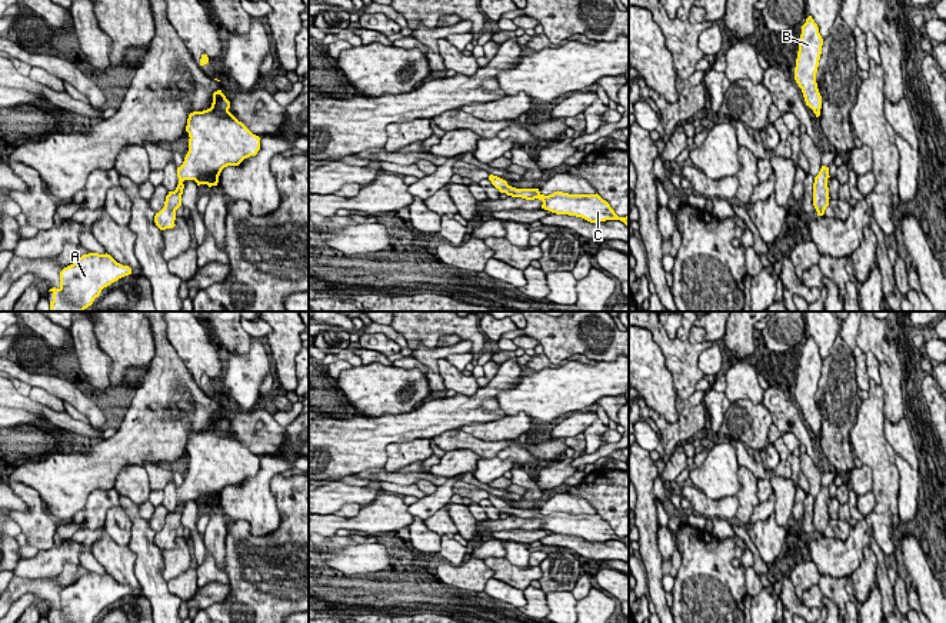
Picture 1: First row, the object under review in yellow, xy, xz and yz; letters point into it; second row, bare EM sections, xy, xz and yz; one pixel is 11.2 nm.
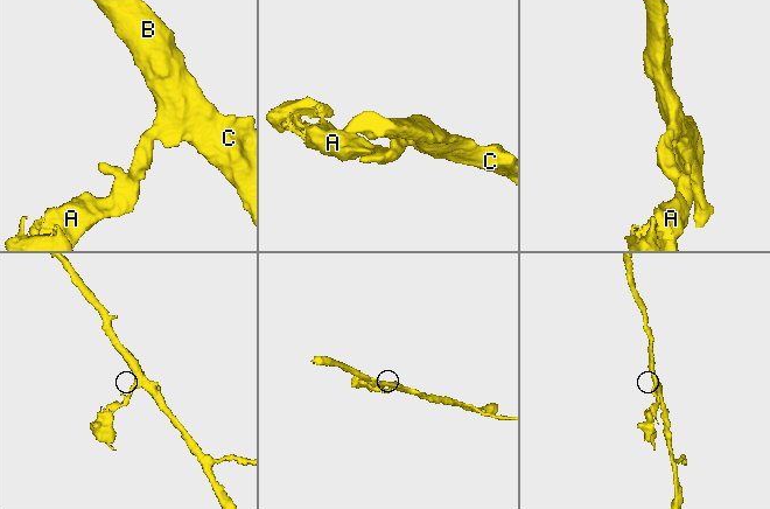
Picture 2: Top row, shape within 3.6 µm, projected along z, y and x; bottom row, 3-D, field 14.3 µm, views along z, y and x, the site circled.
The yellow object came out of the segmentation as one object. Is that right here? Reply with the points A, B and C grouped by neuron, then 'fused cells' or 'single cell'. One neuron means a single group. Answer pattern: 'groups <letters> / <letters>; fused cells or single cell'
groups A B C; single cell

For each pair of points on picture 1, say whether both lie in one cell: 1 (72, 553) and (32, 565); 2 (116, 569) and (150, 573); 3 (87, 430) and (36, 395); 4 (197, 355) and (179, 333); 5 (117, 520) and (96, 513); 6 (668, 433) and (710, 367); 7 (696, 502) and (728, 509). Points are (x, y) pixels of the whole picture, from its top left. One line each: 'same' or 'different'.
1: same
2: different
3: different
4: same
5: different
6: different
7: same

